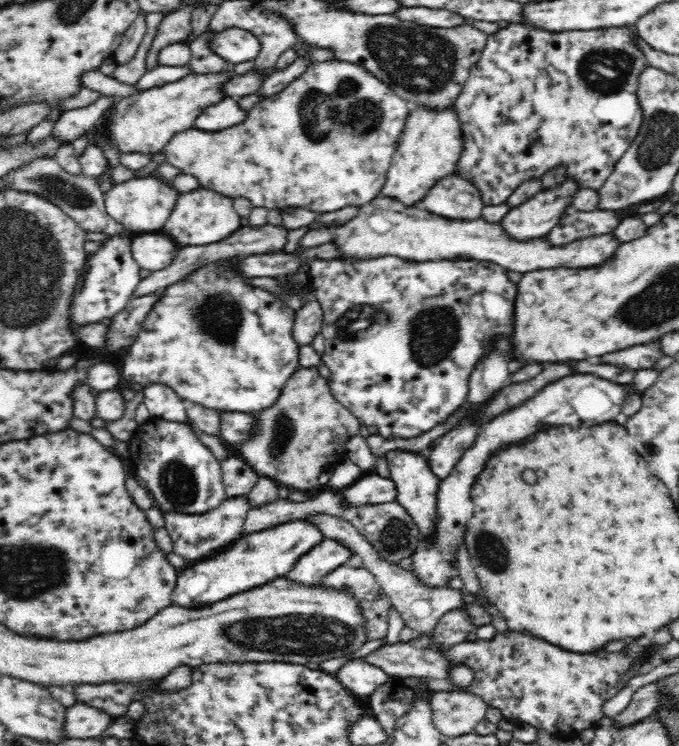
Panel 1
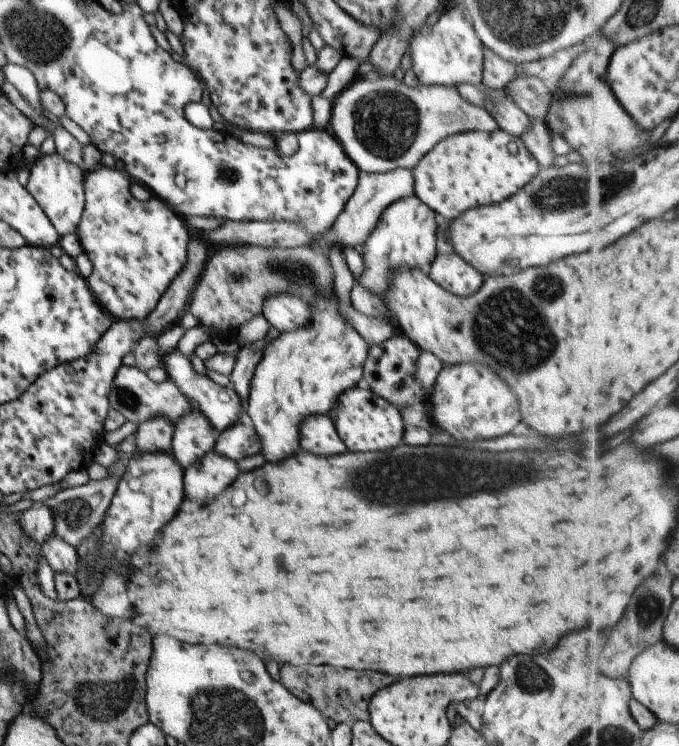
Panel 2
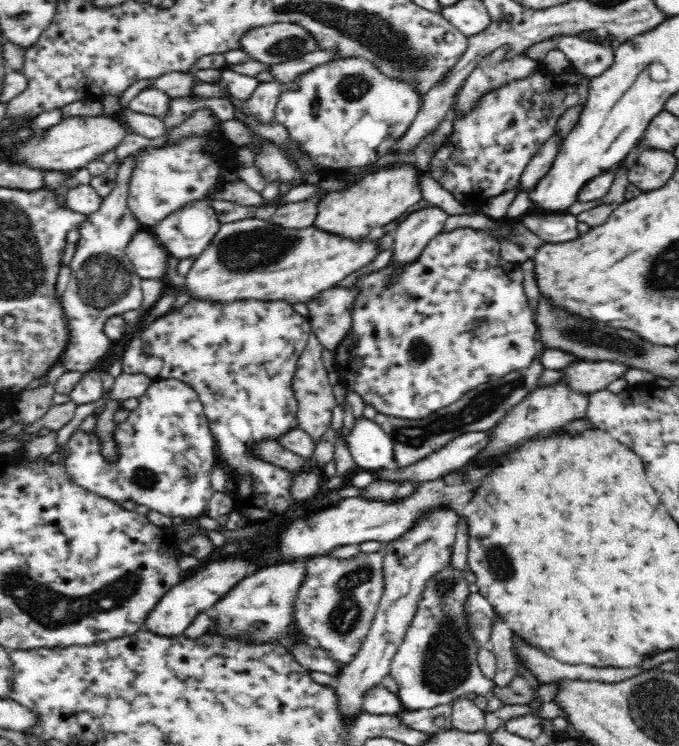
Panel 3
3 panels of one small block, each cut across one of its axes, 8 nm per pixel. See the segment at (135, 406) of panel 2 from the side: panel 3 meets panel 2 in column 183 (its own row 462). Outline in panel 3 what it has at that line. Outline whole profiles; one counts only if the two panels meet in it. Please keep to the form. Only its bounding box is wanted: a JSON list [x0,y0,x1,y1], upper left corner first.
[373,364,545,466]

